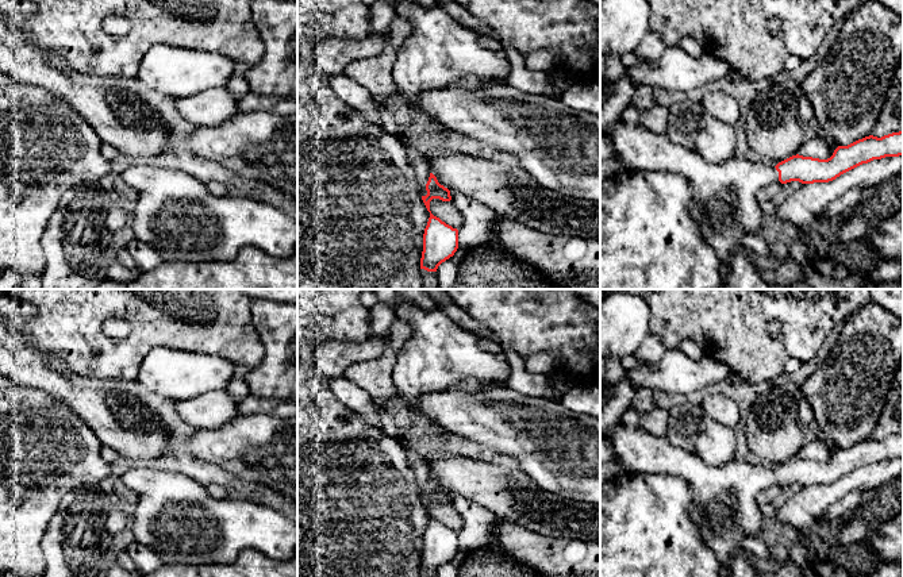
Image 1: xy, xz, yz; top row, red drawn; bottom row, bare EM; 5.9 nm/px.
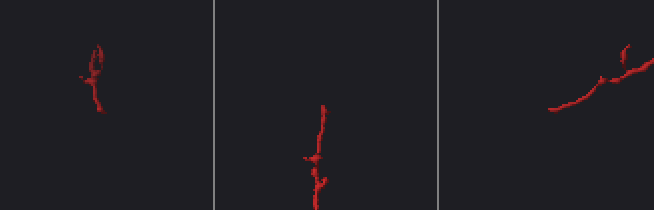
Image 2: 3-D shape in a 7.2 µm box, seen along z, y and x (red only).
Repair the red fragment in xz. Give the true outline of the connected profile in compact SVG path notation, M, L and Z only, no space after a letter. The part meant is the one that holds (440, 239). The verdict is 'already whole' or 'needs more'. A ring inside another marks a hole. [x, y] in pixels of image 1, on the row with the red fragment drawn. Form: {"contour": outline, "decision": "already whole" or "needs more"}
{"contour": "M430 173L429 181L427 181L427 184L426 184L426 191L427 191L427 195L426 195L426 196L422 196L422 200L423 200L424 205L426 205L426 208L427 208L427 211L430 212L430 218L429 218L429 222L427 222L427 226L426 226L424 234L423 234L423 251L422 251L422 258L420 258L420 269L424 269L424 270L427 270L427 272L437 272L438 266L439 266L442 262L445 262L446 259L449 259L450 257L453 257L454 253L457 251L457 249L458 249L458 230L457 230L457 228L453 228L453 227L449 226L449 224L446 224L446 223L442 222L439 218L434 216L434 215L431 214L431 211L430 211L430 201L431 201L433 199L439 199L439 200L442 200L442 201L450 201L450 200L452 200L450 191L449 191L447 188L445 188L443 185L441 185L441 184L438 182L437 177L435 177L433 173Z", "decision": "already whole"}

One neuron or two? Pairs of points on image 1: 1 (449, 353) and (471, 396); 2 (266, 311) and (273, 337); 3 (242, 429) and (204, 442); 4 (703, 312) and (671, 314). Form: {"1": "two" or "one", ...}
{"1": "two", "2": "one", "3": "one", "4": "one"}

